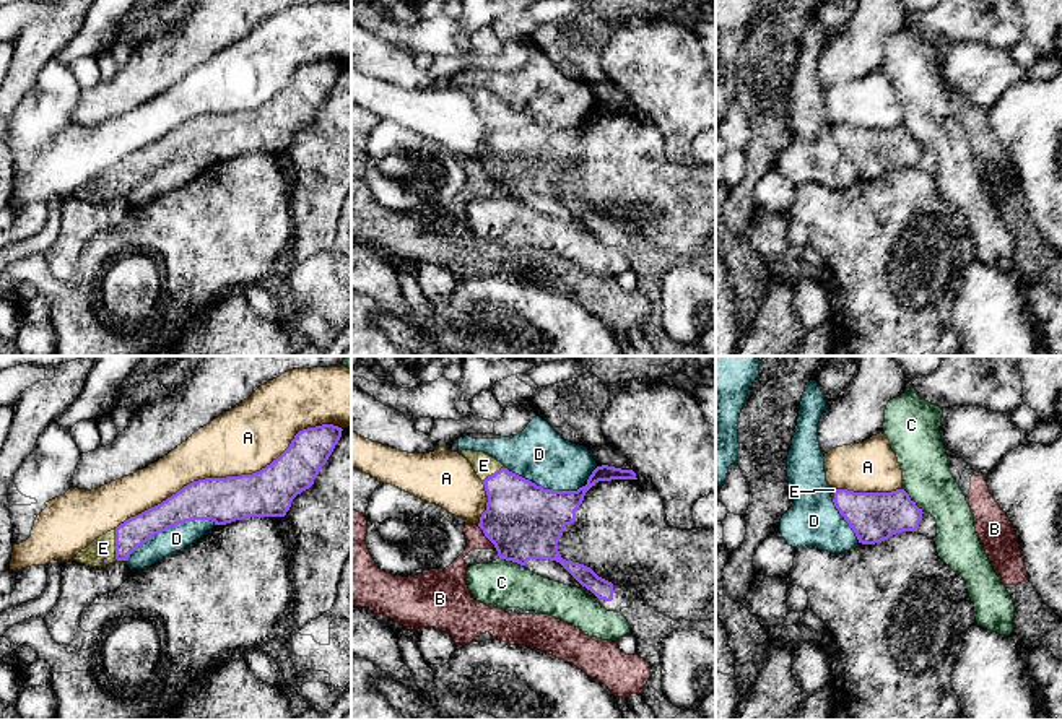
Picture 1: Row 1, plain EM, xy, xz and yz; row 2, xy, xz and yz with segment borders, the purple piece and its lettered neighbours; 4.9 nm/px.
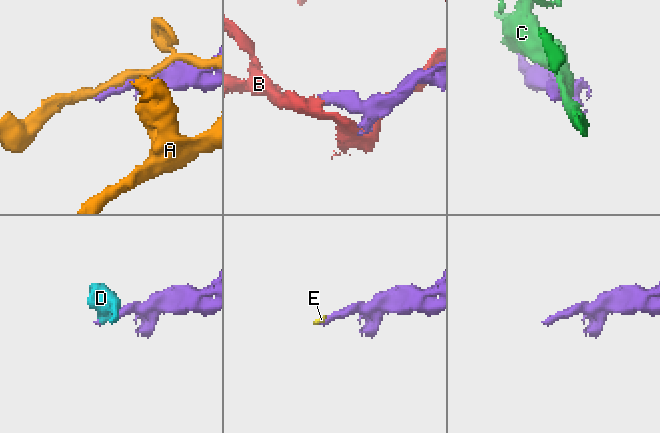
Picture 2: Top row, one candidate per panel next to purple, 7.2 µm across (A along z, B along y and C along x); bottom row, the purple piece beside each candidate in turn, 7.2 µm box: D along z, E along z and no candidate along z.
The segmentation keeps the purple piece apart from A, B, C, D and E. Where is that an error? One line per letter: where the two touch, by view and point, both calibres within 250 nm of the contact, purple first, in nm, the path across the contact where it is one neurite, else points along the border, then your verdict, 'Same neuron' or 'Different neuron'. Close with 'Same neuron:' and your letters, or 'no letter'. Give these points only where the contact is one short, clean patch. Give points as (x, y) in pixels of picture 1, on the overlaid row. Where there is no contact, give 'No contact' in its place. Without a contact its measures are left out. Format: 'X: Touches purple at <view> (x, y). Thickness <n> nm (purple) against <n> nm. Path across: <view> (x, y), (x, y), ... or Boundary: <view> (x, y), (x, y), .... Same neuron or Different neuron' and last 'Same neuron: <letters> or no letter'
A: Touches purple at xy (236, 477). Thickness 240 nm (purple) against 340 nm. Different neuron
B: Touches purple at xz (485, 535). Thickness 380 nm (purple) against 100 nm. Different neuron
C: Touches purple at yz (913, 501). Thickness 240 nm (purple) against 240 nm. Different neuron
D: Touches purple at xy (169, 527). Thickness 200 nm (purple) against 120 nm. Different neuron
E: Touches purple at xy (116, 548). Thickness 140 nm (purple) against 110 nm. Same neuron
Same neuron: E

